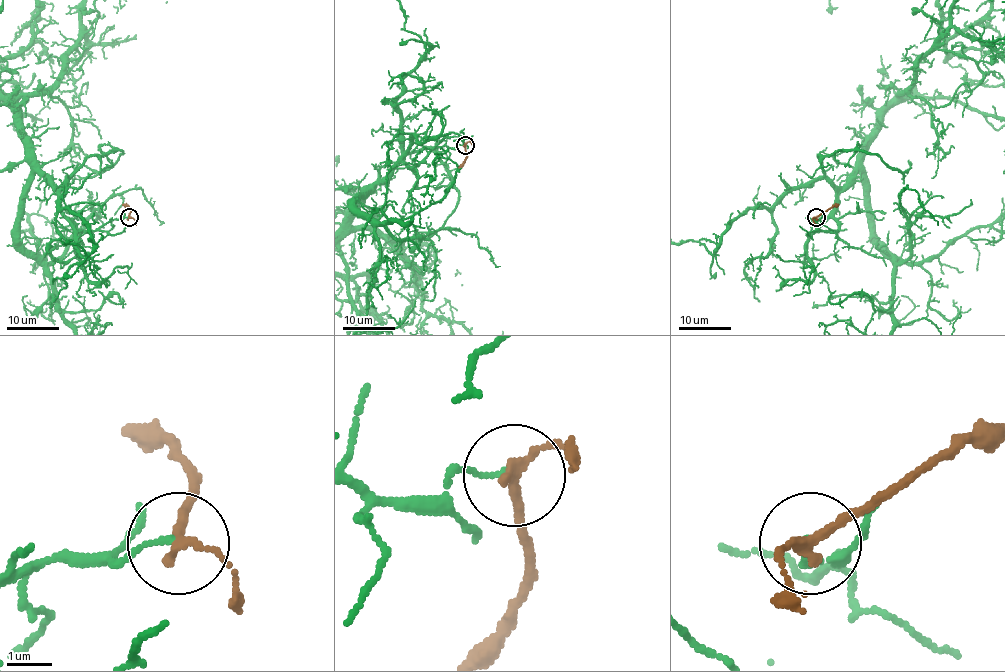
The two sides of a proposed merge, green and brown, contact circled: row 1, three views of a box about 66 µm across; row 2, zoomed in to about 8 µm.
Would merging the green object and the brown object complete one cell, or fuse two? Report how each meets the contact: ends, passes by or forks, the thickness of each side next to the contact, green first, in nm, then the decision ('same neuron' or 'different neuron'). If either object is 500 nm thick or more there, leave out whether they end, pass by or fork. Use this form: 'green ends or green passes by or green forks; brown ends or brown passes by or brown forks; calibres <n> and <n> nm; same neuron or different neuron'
green ends; brown passes by; calibres 80 and 200 nm; different neuron

